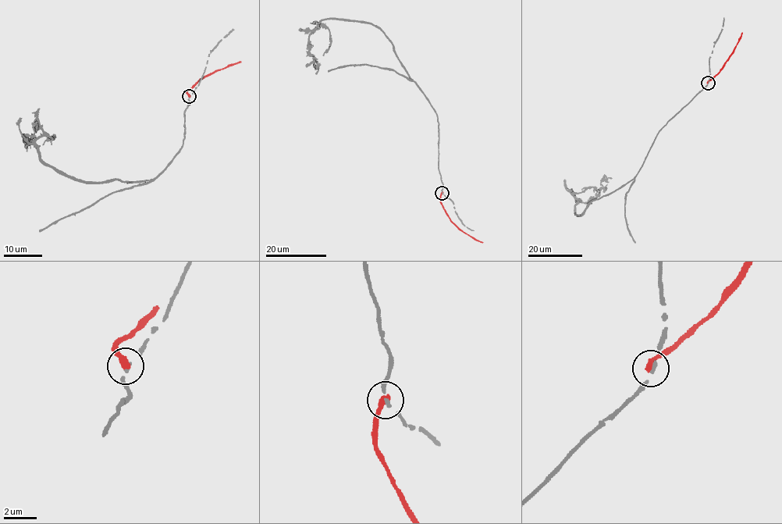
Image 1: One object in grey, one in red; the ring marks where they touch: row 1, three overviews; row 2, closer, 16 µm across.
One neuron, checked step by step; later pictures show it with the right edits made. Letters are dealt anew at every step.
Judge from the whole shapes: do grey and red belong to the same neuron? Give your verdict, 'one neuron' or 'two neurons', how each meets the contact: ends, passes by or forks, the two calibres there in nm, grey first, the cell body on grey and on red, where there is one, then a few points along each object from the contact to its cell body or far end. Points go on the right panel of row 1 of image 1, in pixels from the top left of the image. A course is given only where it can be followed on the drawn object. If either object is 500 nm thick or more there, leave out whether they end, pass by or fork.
two neurons; grey passes by; red ends there; 140 nm thick on the grey side, 380 nm on the other; no cell body on grey; no cell body on red; grey runs (708, 83), (661, 129), (632, 179), (575, 215), (575, 204), (589, 202), (600, 181), (611, 178); red runs (708, 83), (727, 60), (742, 33)

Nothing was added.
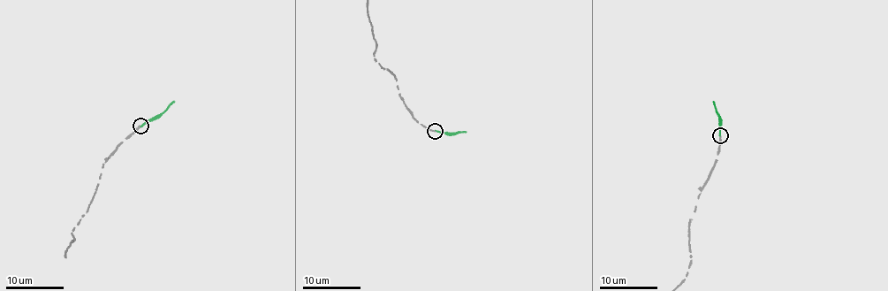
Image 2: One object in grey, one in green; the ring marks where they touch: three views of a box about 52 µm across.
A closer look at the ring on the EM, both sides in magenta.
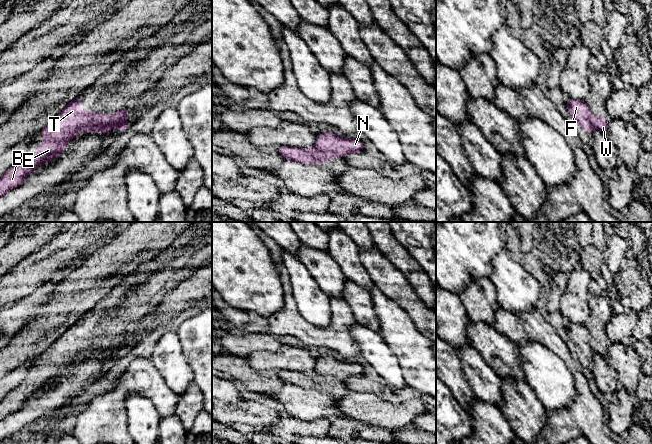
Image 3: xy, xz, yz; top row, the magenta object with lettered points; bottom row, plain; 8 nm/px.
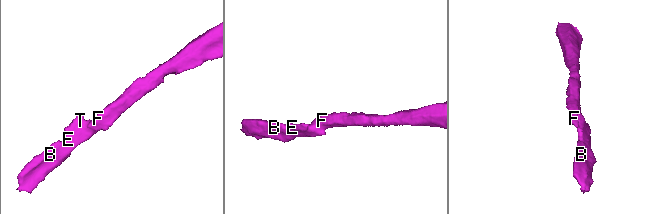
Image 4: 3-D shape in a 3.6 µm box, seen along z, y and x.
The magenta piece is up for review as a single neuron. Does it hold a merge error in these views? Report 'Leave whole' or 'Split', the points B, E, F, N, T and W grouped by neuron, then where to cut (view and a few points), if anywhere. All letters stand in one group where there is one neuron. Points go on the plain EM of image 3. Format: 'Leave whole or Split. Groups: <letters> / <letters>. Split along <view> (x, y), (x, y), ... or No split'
Split. Groups: B E T W / F N. Split along xz (314, 371), (318, 374), (336, 378)

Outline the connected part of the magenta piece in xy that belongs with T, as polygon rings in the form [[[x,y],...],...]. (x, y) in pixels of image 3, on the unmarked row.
[[[78,321],[70,327],[40,356],[44,366],[36,377],[28,377],[18,387],[14,388],[0,400],[0,421],[7,415],[20,410],[25,401],[36,391],[53,384],[57,379],[65,376],[66,367],[81,355],[98,355],[97,352],[110,346],[109,339],[102,339],[96,335],[80,335]]]

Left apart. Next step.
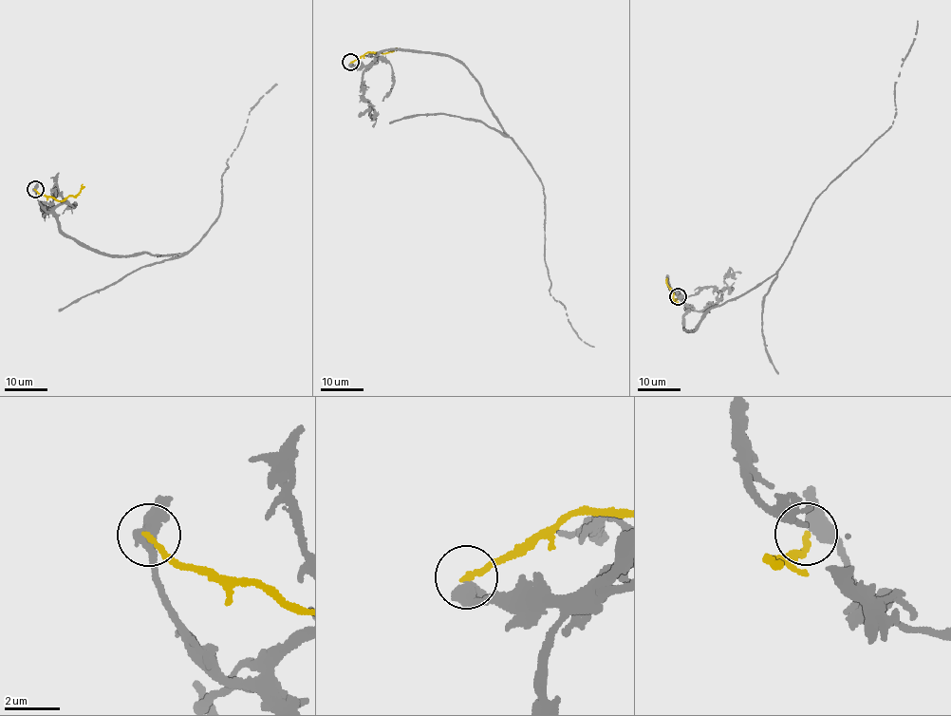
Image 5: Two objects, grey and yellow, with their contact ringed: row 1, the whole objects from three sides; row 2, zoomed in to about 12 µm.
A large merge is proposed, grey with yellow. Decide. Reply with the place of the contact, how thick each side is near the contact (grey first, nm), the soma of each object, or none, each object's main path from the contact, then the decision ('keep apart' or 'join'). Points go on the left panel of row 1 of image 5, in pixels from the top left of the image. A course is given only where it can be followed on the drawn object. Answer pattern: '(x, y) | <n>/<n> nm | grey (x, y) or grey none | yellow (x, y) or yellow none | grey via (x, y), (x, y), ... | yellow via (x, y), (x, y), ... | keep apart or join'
(35, 189) | 480/200 nm | grey none | yellow none | grey via (35, 189), (58, 228), (102, 253), (185, 252), (217, 217), (226, 160), (249, 112), (277, 84) | yellow via (35, 189), (65, 200), (75, 196), (83, 184) | keep apart

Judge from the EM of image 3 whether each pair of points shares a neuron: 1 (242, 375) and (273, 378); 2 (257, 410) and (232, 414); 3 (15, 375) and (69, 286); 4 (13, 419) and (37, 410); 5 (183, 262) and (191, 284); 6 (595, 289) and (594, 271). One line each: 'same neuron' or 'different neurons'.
1: same neuron
2: same neuron
3: different neurons
4: same neuron
5: different neurons
6: same neuron

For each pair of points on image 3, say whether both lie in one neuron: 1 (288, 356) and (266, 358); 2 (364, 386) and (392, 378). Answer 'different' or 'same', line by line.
1: same
2: different

